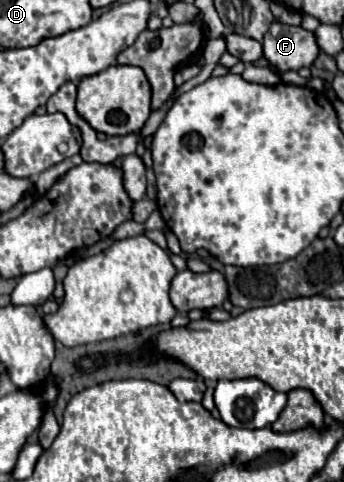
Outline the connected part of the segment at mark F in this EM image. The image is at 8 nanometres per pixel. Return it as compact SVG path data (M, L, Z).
M280 21L272 23L264 35L262 47L264 57L282 73L290 69L298 71L300 67L310 67L320 53L312 31L296 25L284 25Z

